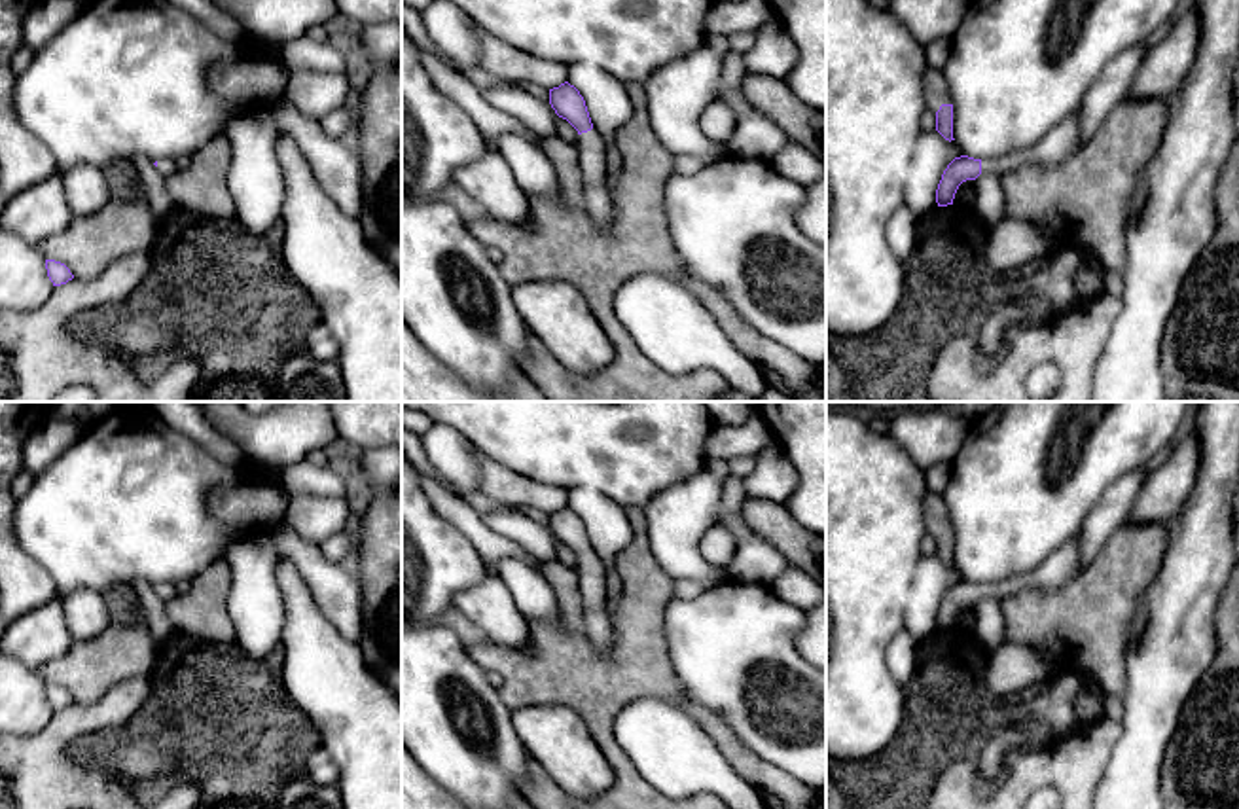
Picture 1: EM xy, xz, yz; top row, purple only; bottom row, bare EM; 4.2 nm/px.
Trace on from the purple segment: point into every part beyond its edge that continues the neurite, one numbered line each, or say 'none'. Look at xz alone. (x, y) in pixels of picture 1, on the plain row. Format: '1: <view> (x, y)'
1: xz (592, 569)

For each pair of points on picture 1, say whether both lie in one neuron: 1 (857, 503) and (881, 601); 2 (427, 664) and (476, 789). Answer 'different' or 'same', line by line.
1: same
2: same

